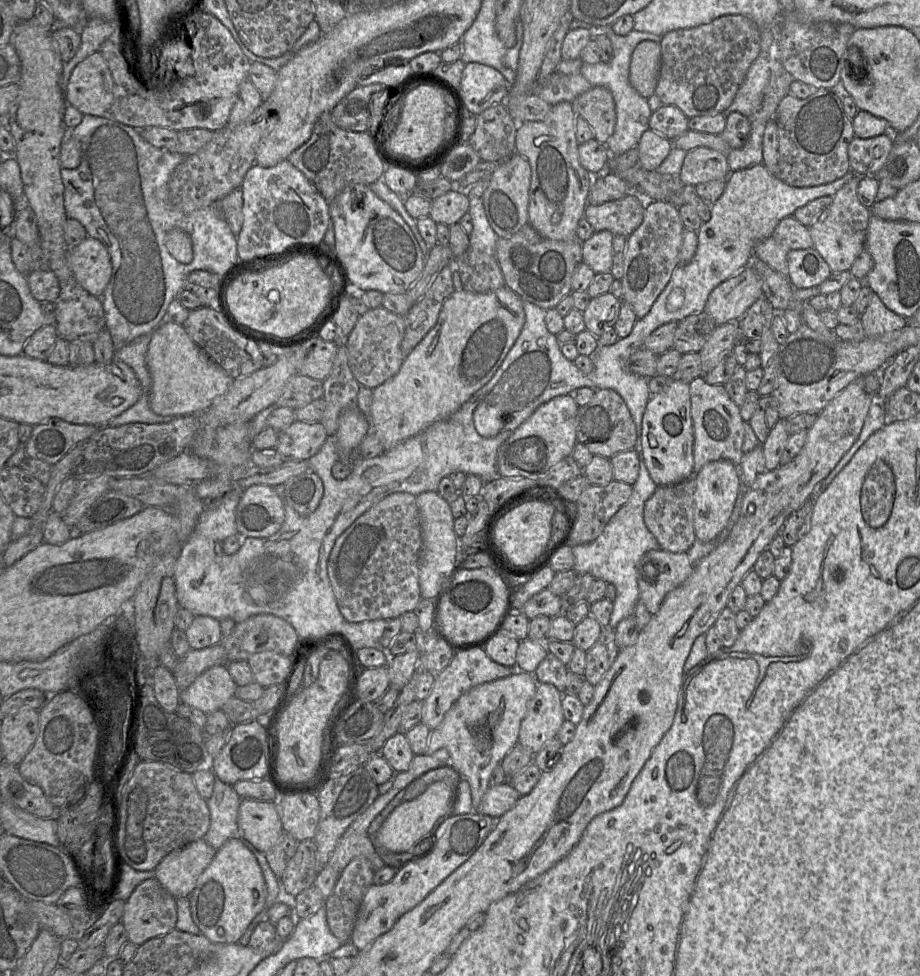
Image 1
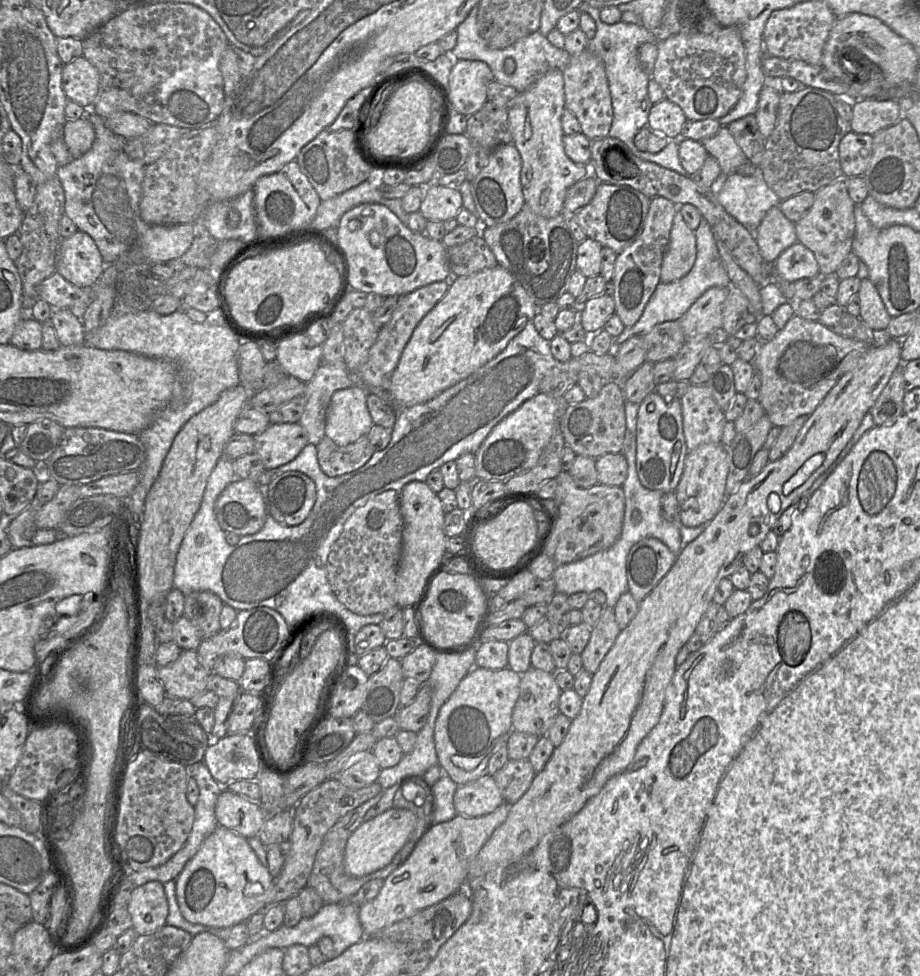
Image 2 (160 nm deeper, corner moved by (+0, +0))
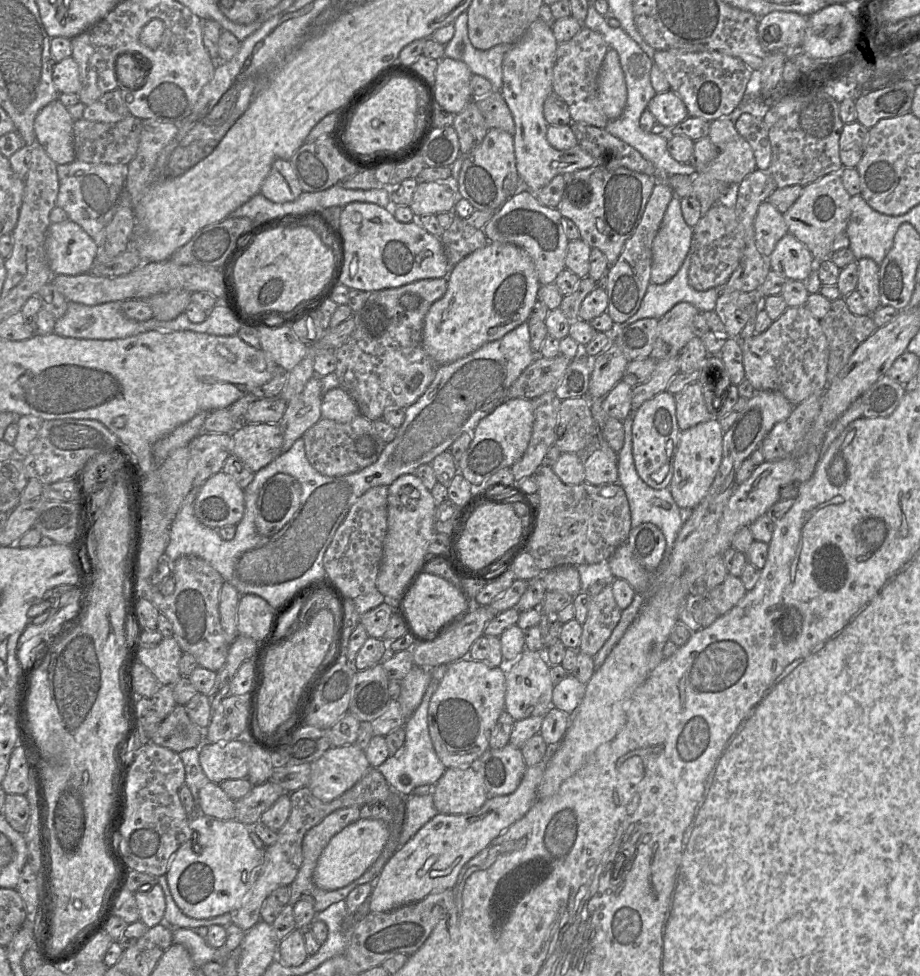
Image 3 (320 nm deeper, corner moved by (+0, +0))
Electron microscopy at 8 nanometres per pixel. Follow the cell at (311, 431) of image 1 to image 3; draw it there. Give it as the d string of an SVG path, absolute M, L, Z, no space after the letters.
M243 423L231 433L232 454L239 457L254 473L259 471L282 454L283 434L279 424Z

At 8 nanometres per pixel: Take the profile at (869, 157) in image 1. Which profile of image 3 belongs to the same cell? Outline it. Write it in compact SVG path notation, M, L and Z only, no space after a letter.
M859 122L844 124L839 141L843 168L855 168L862 158L868 141L868 131Z

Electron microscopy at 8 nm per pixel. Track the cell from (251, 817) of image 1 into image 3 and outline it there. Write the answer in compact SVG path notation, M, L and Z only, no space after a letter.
M210 781L199 791L198 813L219 820L236 820L235 801L219 784Z

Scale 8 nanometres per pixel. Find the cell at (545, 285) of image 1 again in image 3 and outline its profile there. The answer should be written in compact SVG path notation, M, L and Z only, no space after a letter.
M522 187L503 203L482 230L489 242L513 244L525 250L535 265L540 284L544 285L554 283L559 273L566 269L565 258L570 241L562 218L557 208L542 205L533 192Z

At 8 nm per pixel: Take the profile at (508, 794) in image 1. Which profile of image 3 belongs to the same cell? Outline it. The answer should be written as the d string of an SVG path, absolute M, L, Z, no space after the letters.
M472 767L446 769L432 787L432 796L440 814L472 813L489 798L484 779Z

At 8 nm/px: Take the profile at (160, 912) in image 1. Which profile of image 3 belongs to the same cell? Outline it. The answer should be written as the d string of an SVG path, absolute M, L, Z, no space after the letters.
M157 883L153 886L143 886L134 893L139 912L139 920L148 928L163 921L166 902L163 890Z

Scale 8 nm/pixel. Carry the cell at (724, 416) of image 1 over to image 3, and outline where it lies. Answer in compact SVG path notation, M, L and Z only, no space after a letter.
M698 382L692 383L674 395L676 416L681 431L687 430L712 418L707 410L702 389Z

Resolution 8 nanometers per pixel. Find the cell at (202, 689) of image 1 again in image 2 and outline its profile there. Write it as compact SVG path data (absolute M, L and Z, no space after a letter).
M182 650L174 662L158 666L166 695L187 700L207 689L211 673L199 662L196 650Z

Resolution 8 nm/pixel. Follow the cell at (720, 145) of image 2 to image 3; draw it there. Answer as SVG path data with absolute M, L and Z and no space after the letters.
M729 116L712 121L708 136L717 148L717 157L708 167L697 169L697 172L725 184L739 184L748 174L756 169L755 157L751 146L738 133Z

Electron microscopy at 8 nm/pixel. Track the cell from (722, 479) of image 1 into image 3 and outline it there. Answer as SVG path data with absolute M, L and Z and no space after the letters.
M715 418L687 430L680 430L673 476L668 487L679 508L694 509L708 494L722 461L723 434L720 422Z

